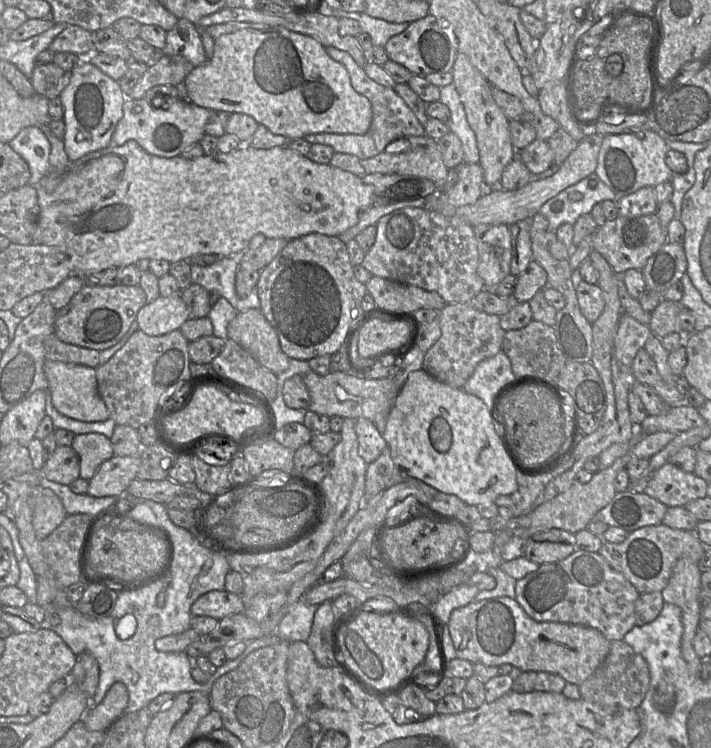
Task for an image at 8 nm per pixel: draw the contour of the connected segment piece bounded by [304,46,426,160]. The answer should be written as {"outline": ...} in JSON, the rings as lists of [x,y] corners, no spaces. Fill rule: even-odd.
{"outline":[[[332,46],[325,47],[325,50],[332,59],[346,67],[353,89],[371,102],[372,122],[365,134],[317,133],[306,135],[304,137],[306,141],[311,144],[328,145],[333,148],[334,152],[354,155],[360,160],[364,160],[380,154],[394,140],[407,136],[426,135],[424,126],[392,88],[380,85],[368,77],[363,67],[359,66],[349,53]]]}

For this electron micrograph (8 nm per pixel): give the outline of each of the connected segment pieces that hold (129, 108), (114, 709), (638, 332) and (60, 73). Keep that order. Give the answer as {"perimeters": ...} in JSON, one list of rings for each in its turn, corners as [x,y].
{"perimeters":[[[[126,98],[123,116],[116,125],[110,146],[122,146],[129,140],[136,141],[149,154],[172,158],[200,142],[205,133],[210,110],[188,100],[170,99],[163,108],[154,108],[144,99]]],[[[116,682],[103,700],[85,713],[82,721],[92,731],[106,732],[125,713],[128,701],[129,693],[126,685],[122,682]]],[[[623,313],[614,339],[614,355],[618,362],[631,367],[638,350],[644,347],[651,335],[648,325]]],[[[54,63],[36,66],[31,76],[31,83],[36,94],[49,100],[58,98],[69,84],[71,72],[59,68]]]]}

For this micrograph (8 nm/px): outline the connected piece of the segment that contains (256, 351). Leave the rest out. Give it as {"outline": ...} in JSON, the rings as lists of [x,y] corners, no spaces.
{"outline":[[[260,309],[239,312],[228,325],[228,338],[275,375],[289,367],[290,358],[282,351],[276,331]]]}

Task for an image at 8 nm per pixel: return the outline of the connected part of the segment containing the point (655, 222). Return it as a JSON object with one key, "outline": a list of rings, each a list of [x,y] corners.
{"outline":[[[656,213],[637,217],[619,216],[614,220],[607,220],[592,235],[592,246],[617,274],[623,274],[629,269],[641,270],[647,260],[666,243],[667,228],[660,223]]]}

